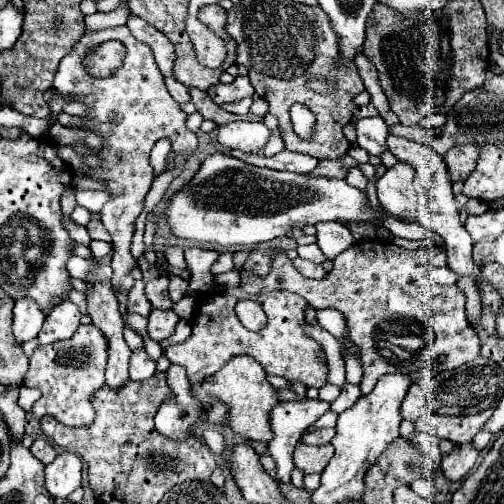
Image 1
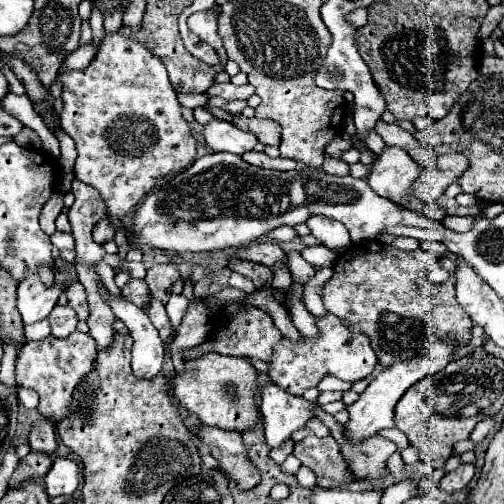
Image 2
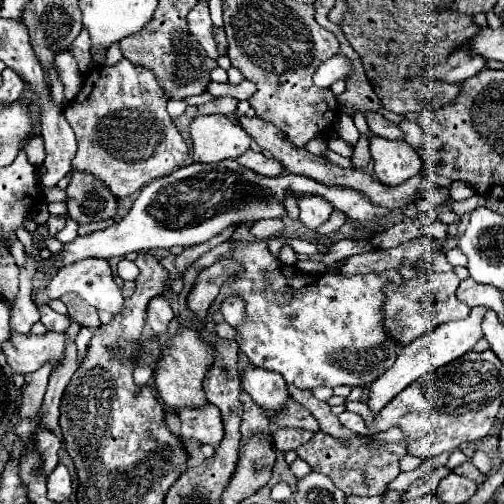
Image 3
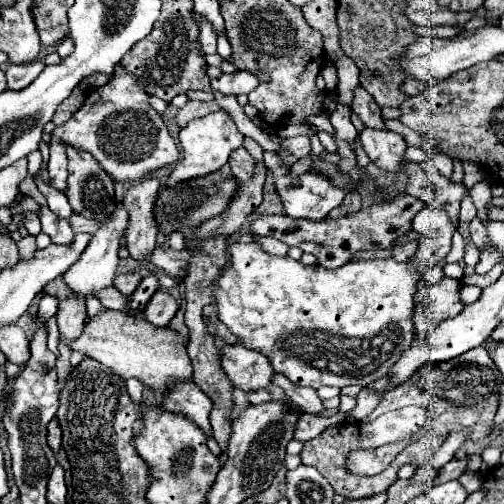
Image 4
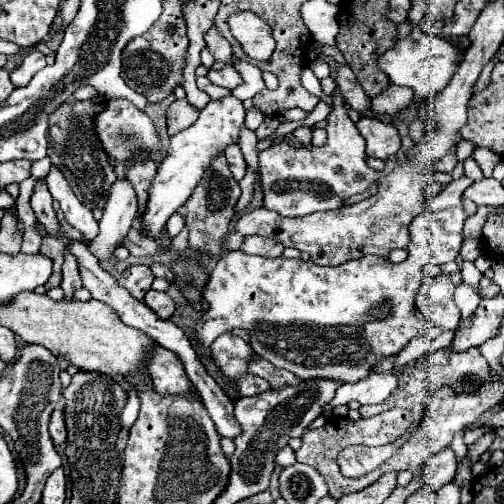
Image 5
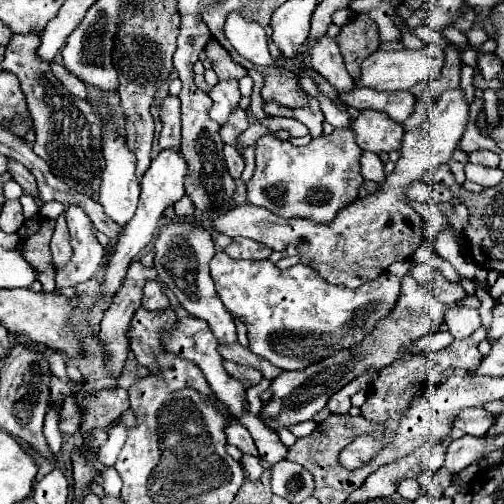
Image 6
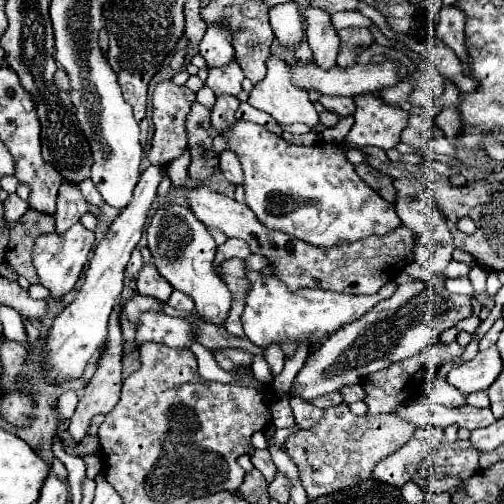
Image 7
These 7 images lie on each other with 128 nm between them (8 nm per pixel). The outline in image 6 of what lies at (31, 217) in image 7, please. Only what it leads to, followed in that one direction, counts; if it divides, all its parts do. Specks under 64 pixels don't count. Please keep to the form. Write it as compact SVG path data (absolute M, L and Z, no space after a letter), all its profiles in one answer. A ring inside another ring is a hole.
M42 218L38 232L22 240L22 256L36 270L36 280L42 284L44 292L54 292L54 264L50 254L50 238L56 220Z

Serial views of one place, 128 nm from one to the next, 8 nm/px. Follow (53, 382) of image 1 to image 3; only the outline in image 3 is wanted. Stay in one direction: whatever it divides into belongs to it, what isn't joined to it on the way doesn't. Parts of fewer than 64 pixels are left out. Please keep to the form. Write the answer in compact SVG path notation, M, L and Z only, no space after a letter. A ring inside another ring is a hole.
M14 332L2 344L2 350L14 372L30 374L46 362L50 362L56 368L64 356L64 344L66 336L58 332L46 332L44 336Z

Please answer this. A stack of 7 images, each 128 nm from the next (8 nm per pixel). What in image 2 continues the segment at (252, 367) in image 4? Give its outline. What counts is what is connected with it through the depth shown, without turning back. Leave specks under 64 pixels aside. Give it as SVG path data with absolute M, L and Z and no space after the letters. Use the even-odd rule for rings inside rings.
M266 384L258 390L260 394L260 412L264 416L266 442L270 448L280 446L290 434L306 424L314 416L312 408L316 402L292 396L284 392L278 384Z

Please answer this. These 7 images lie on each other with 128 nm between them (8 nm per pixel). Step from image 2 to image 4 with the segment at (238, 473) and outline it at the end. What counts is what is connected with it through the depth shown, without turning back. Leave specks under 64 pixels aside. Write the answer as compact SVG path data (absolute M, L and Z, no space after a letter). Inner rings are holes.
M192 380L188 382L176 382L172 388L168 388L164 392L164 400L162 406L170 412L180 412L188 418L192 418L208 436L212 436L212 428L210 428L210 410L212 410L212 400L208 400L208 396L196 388L196 384Z

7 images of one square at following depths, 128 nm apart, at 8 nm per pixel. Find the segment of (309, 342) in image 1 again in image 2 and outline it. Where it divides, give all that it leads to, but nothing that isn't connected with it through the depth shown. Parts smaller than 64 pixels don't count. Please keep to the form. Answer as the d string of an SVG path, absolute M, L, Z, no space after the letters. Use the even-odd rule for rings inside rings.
M248 306L244 312L240 312L232 318L226 318L224 324L216 328L216 338L212 342L204 342L202 346L184 350L184 360L196 358L204 352L218 352L218 354L230 354L230 356L252 356L252 358L266 362L272 356L274 344L280 342L280 336L282 336L280 330L274 326L272 318L266 312L262 312L256 306Z

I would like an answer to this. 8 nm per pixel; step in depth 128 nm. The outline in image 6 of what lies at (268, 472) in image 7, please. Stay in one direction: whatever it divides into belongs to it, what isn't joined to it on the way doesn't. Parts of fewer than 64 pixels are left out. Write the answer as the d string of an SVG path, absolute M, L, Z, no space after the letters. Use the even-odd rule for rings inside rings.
M234 422L232 426L226 428L226 436L228 436L228 444L236 446L240 452L244 452L244 454L252 454L252 456L258 456L258 450L256 450L254 440L252 440L250 432L246 430L246 426Z

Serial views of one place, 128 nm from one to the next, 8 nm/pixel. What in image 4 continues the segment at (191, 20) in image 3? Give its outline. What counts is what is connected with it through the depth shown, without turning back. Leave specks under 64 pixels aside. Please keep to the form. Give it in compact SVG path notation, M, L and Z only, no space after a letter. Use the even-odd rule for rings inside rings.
M202 18L202 24L200 24L200 42L206 54L216 54L216 36L214 36L212 24L206 18Z

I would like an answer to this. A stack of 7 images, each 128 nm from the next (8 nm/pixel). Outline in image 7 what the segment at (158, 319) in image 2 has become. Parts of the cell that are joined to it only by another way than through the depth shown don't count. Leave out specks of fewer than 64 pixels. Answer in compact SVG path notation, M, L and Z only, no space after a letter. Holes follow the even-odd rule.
M144 264L140 274L138 274L138 292L140 294L150 294L154 298L158 298L160 302L168 302L170 294L172 294L172 284L168 284L168 280L164 280L164 276L160 276L160 272L156 270L154 264Z

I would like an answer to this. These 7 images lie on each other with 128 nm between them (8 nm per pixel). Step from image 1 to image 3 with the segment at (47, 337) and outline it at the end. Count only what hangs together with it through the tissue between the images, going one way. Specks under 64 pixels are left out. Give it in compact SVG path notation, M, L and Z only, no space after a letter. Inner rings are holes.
M42 304L38 310L40 310L40 322L48 330L52 330L52 332L64 332L64 328L68 328L68 318L62 316L62 314L58 314L58 312L54 312L50 306Z

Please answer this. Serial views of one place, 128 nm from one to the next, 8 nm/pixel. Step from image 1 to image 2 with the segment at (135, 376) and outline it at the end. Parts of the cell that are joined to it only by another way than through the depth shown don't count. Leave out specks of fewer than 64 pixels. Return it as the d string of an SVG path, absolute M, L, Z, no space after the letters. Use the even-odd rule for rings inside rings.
M100 284L100 294L104 302L112 308L114 316L126 324L134 338L132 346L132 370L136 378L154 378L164 364L164 344L148 320L148 314L124 300L122 296L112 296L104 284Z

